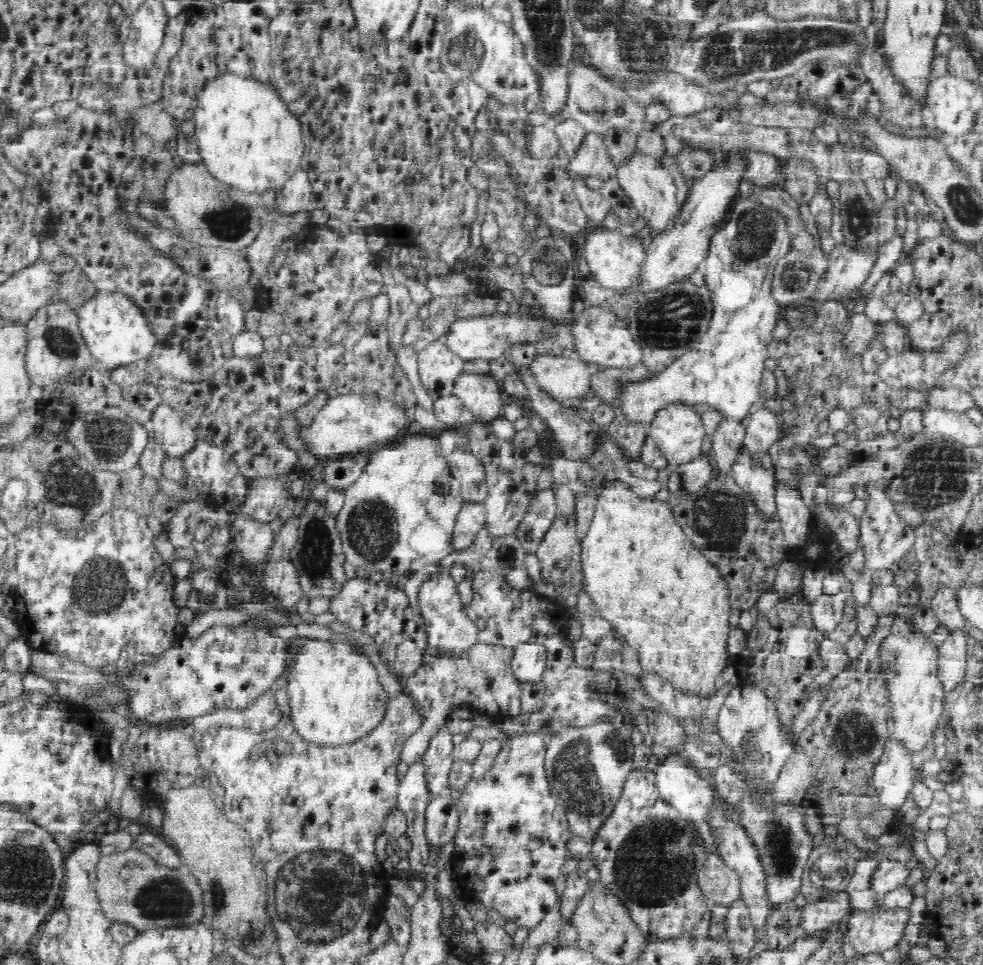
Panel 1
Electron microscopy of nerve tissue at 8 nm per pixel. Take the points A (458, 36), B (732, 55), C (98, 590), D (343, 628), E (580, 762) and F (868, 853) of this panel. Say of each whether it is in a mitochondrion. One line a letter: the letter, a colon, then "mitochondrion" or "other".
A: mitochondrion
B: mitochondrion
C: mitochondrion
D: other
E: mitochondrion
F: other

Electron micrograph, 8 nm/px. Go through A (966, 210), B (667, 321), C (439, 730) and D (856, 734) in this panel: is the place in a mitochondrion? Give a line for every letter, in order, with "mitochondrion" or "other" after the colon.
A: mitochondrion
B: mitochondrion
C: other
D: mitochondrion

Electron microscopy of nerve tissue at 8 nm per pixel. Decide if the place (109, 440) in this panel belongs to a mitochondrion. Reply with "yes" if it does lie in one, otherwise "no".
yes

